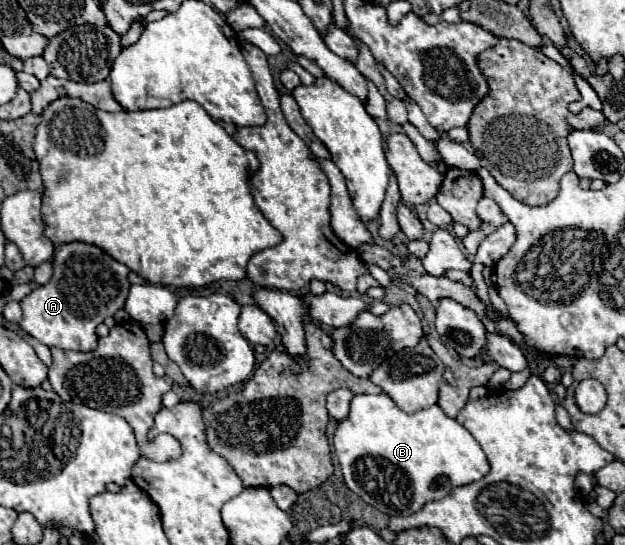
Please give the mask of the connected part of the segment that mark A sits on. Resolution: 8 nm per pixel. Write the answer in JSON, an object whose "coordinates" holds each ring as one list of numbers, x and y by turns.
{"coordinates":[[60,245,54,253,54,275,50,283,36,287,20,301,24,317,18,325,24,333,46,347,64,351,94,351,98,345,96,327,124,307,130,289,128,273,126,265,118,263,94,245]]}

